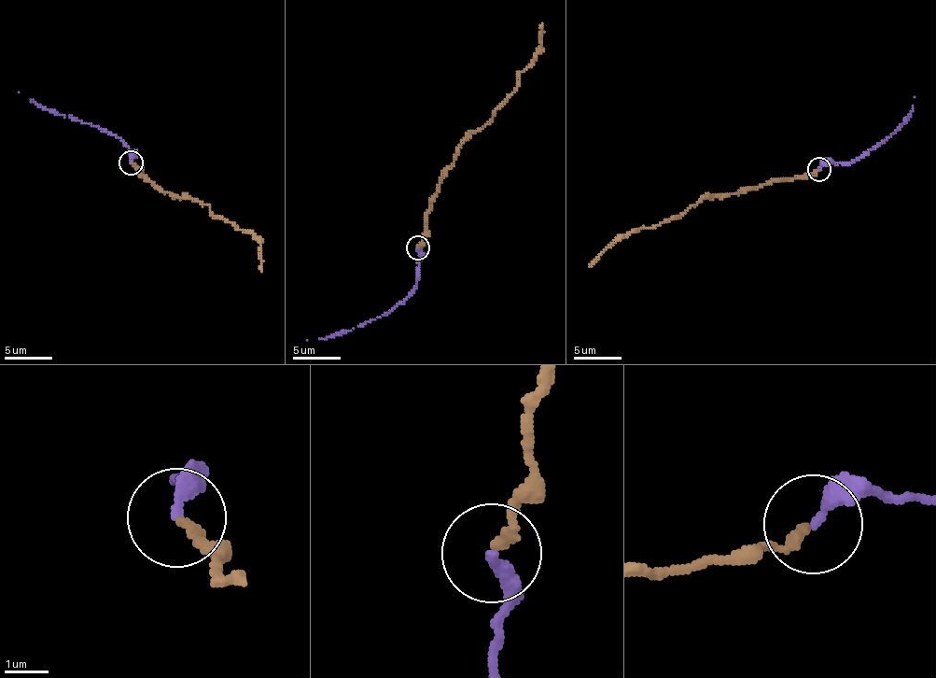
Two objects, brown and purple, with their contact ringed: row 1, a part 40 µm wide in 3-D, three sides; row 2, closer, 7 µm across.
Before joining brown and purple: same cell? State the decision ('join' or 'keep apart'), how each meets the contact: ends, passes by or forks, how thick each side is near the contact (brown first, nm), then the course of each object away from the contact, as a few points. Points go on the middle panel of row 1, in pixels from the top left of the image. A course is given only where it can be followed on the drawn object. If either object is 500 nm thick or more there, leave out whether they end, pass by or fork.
join; brown ends; purple ends; calibres 240 and 280 nm; course brown (417, 247), (439, 177), (454, 162), (456, 149), (517, 86), (517, 76), (541, 44), (542, 23); course purple (417, 247), (422, 256), (419, 279), (401, 302), (351, 331), (307, 340)

